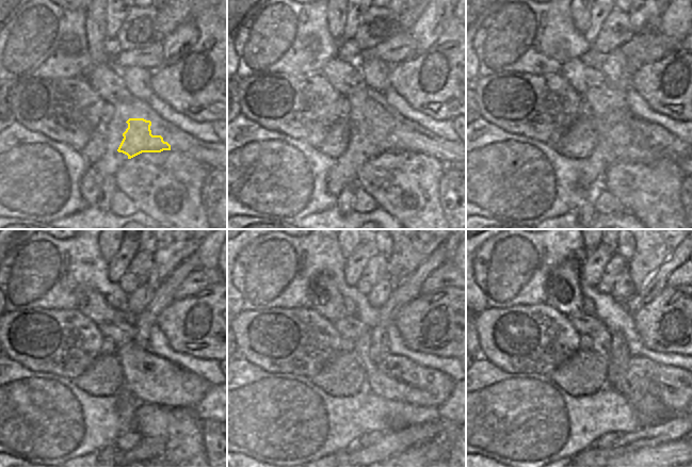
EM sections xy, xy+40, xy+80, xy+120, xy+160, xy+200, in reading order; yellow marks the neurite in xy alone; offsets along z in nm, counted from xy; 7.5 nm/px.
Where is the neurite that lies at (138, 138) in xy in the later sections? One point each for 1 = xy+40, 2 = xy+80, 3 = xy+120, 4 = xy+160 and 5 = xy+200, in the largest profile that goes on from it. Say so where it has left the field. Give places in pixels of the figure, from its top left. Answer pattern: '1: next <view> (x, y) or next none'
1: next xy+40 (376, 139)
2: next xy+80 (625, 151)
3: next xy+120 (153, 380)
4: next xy+160 (393, 377)
5: next xy+200 (675, 388)

